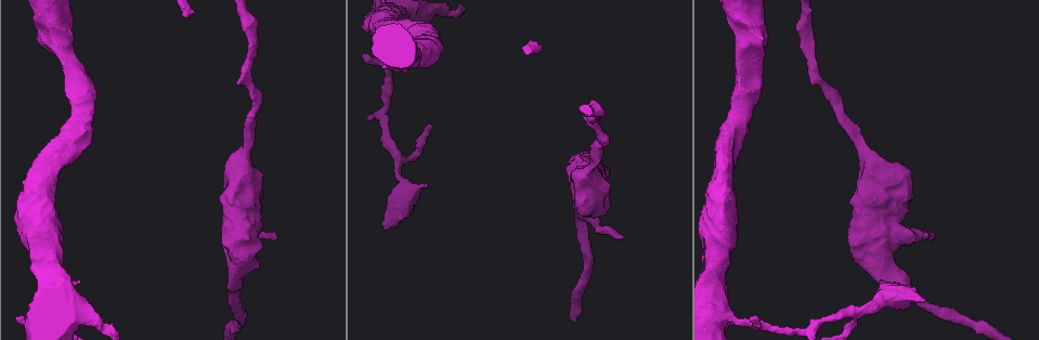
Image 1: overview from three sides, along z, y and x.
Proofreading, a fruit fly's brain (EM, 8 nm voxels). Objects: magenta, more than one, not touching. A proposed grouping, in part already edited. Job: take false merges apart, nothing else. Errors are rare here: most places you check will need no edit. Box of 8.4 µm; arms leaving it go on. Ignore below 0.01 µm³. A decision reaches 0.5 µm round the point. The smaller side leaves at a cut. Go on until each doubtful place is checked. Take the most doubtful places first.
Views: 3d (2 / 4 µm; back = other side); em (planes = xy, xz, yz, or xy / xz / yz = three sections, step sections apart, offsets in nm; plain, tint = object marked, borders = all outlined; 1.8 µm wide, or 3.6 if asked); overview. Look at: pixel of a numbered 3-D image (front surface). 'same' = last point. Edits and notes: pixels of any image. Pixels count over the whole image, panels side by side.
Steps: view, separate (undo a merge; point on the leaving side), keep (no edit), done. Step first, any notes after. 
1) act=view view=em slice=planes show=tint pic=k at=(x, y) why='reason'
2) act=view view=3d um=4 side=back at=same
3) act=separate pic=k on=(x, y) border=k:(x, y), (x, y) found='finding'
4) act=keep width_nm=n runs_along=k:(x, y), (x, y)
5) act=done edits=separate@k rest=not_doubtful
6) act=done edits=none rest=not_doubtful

act=view view=3d um=2 pic=1 at=(398, 158) why='two arms in line, one across'

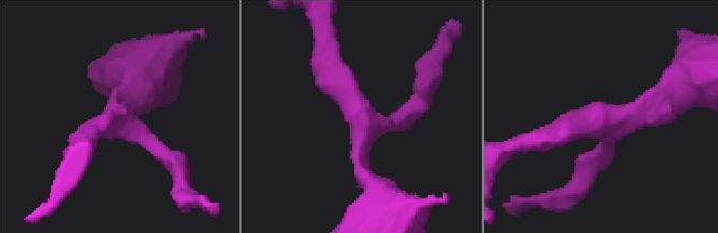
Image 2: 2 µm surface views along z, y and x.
act=view view=em slice=planes show=tint pic=2 at=(122, 119) arms=3 arm_widths_nm=190,190,340 why='now the EM'

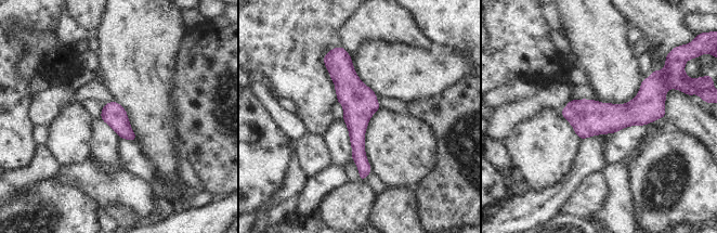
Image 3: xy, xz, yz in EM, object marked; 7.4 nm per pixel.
act=keep width_nm=170 found='continuous, no second neuron'

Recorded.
act=view view=em slice=planes show=plain pic=1 at=(886, 300)

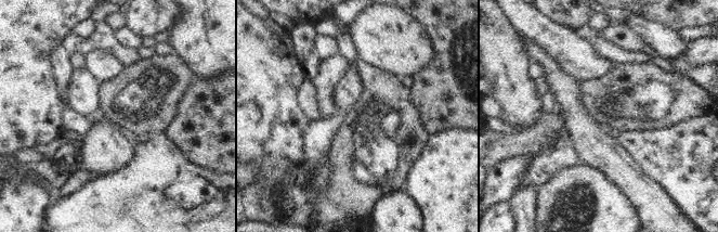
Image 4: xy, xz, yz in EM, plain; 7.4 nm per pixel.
act=view view=em slice=planes show=tint at=same

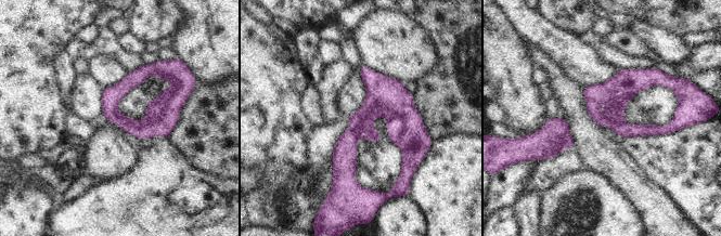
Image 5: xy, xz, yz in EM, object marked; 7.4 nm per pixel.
act=keep width_nm=130 runs_along=5:(363, 68), (372, 107), (347, 141), (349, 182) found='all the same neuron'

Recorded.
act=view view=3d um=4 side=back pic=1 at=(889, 235) why='sudden change in width'

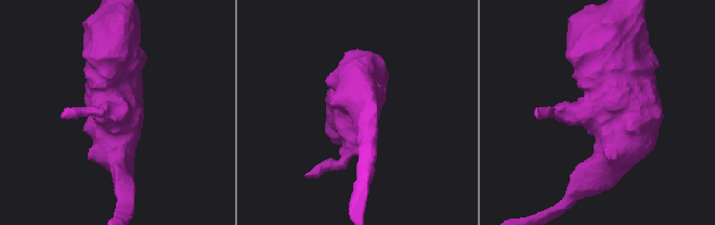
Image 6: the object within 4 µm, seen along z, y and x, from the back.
act=view view=em um=3.6 slice=xy step=4 show=tint pic=6 at=(599, 112) why='now the EM'

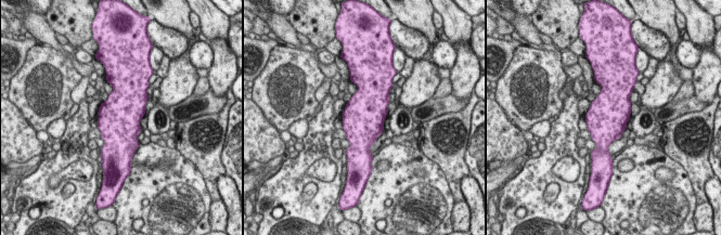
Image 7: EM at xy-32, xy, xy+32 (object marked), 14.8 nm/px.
act=keep width_nm=600 found='all the same neuron'

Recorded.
act=done edits=none rest=not_doubtful

